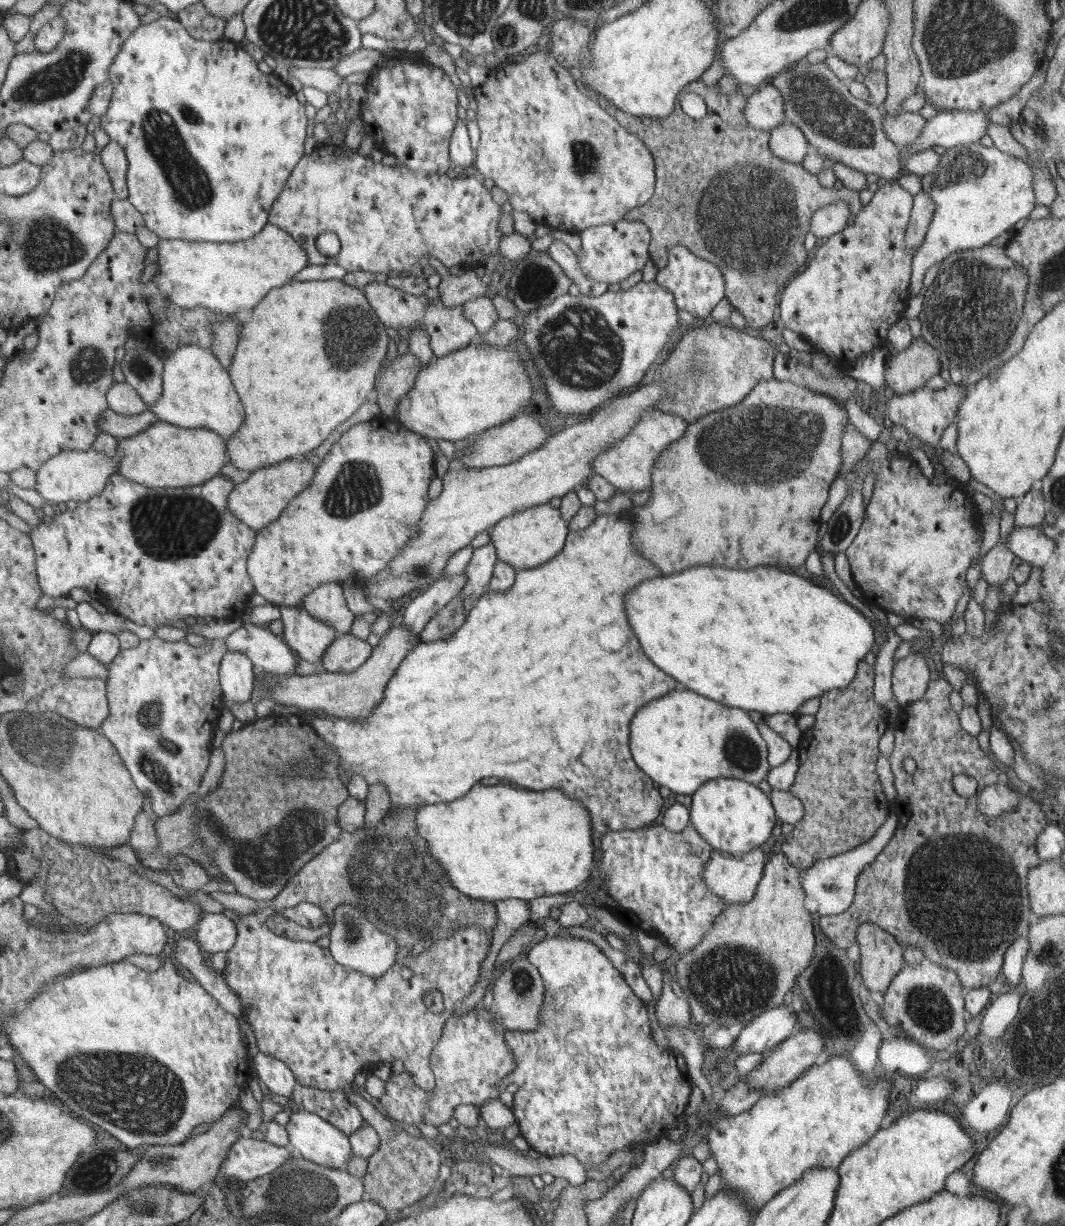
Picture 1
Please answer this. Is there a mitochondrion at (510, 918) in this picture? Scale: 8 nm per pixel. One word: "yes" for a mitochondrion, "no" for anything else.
no

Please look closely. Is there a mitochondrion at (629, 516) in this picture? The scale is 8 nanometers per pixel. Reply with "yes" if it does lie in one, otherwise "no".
no

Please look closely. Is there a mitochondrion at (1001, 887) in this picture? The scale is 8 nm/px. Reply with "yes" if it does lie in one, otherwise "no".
yes

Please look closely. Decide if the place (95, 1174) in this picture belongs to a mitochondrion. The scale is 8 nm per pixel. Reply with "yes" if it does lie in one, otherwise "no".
yes

